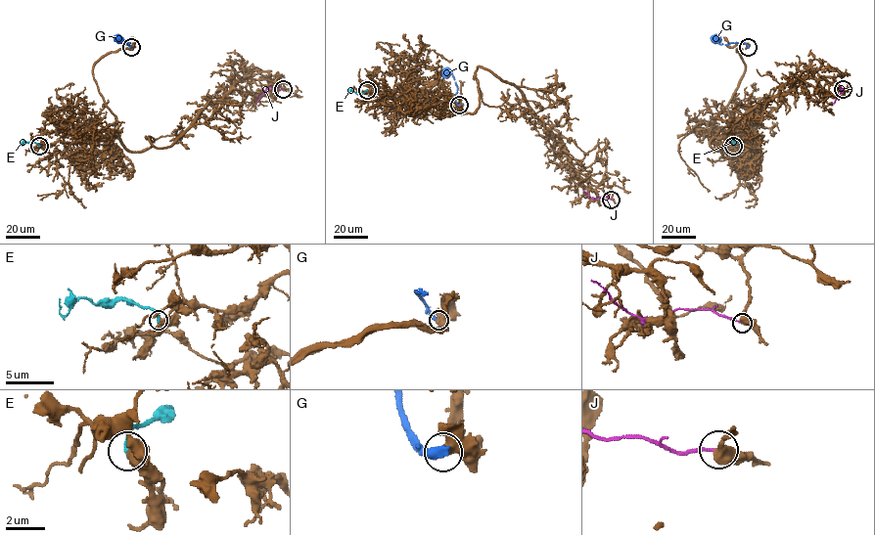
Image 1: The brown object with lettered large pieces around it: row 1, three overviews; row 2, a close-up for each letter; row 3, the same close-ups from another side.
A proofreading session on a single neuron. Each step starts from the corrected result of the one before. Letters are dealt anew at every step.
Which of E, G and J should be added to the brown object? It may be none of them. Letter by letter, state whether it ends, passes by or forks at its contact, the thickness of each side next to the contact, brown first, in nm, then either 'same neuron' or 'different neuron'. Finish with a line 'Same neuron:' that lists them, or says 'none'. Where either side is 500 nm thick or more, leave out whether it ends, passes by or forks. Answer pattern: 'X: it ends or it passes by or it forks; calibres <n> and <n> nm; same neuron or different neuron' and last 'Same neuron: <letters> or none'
E: calibres 550 and 240 nm; same neuron
G: calibres 600 and 440 nm; different neuron
J: calibres 500 and 160 nm; different neuron
Same neuron: E

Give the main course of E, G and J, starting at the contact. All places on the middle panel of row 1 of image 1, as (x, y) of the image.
E: (366, 90), (359, 94), (348, 91)
G: (459, 105), (455, 101), (457, 86), (453, 76), (442, 70)
J: (611, 199), (593, 199), (583, 190)

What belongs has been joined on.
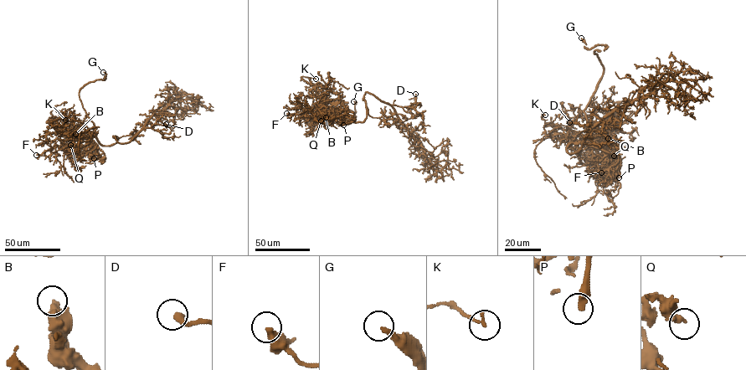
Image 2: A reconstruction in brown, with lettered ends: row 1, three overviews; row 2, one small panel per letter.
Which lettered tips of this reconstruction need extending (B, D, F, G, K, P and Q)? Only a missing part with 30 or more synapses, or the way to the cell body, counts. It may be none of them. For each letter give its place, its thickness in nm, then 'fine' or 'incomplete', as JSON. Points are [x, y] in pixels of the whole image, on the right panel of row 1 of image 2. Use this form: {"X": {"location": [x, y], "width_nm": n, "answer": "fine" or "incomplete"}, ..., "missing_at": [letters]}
{"B": {"location": [608, 138], "width_nm": 480, "answer": "fine"}, "D": {"location": [569, 122], "width_nm": 320, "answer": "fine"}, "F": {"location": [601, 172], "width_nm": 440, "answer": "fine"}, "G": {"location": [581, 38], "width_nm": 200, "answer": "incomplete"}, "K": {"location": [545, 115], "width_nm": 150, "answer": "fine"}, "P": {"location": [619, 177], "width_nm": 440, "answer": "incomplete"}, "Q": {"location": [614, 156], "width_nm": 360, "answer": "fine"}, "missing_at": ["G", "P"]}

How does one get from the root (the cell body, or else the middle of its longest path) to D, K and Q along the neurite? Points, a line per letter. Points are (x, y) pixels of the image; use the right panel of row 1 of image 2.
D: (574, 142), (567, 147), (569, 153), (575, 152), (580, 148), (590, 120), (583, 125), (569, 122)
K: (574, 142), (615, 157), (591, 140), (584, 143), (579, 131), (546, 125), (545, 115)
Q: (574, 142), (601, 148), (615, 157), (595, 141), (599, 141), (605, 145), (603, 149), (614, 156)

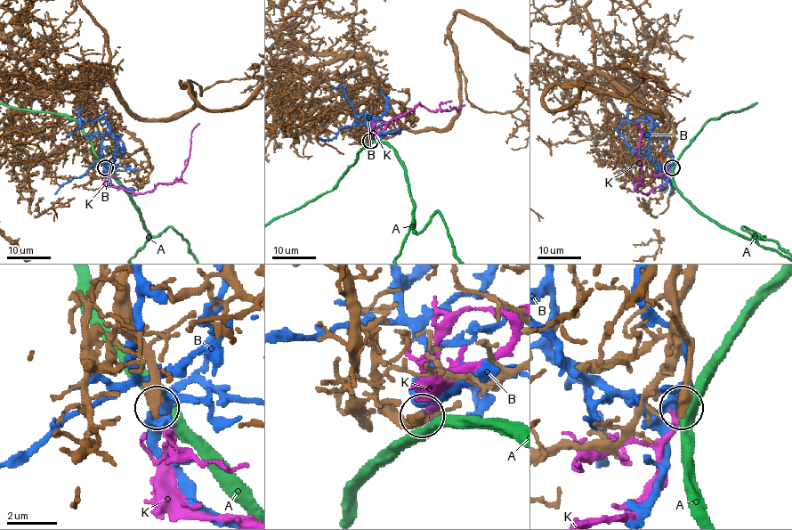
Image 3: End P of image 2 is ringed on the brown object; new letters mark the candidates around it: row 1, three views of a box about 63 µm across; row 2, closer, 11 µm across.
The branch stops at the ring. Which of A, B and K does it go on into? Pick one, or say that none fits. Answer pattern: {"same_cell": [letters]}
{"same_cell": ["K"]}

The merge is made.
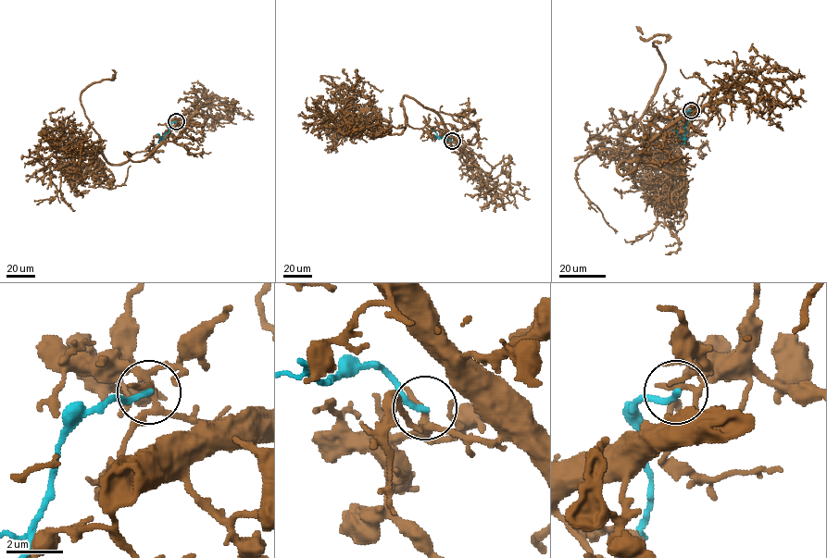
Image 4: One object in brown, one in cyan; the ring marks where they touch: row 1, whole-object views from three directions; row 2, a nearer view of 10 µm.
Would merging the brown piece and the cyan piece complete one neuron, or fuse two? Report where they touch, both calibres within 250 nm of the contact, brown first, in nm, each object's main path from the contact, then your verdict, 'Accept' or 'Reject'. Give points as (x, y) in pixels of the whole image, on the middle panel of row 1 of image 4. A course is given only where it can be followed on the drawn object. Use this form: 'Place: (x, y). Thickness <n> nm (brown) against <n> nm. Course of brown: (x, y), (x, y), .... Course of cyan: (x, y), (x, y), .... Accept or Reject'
Place: (452, 141). Thickness 200 nm (brown) against 200 nm. Course of brown: (452, 141), (440, 117), (406, 95), (399, 134), (369, 109), (357, 124), (378, 117), (389, 126), (388, 107). Course of cyan: (452, 141), (436, 136), (433, 129). Reject

